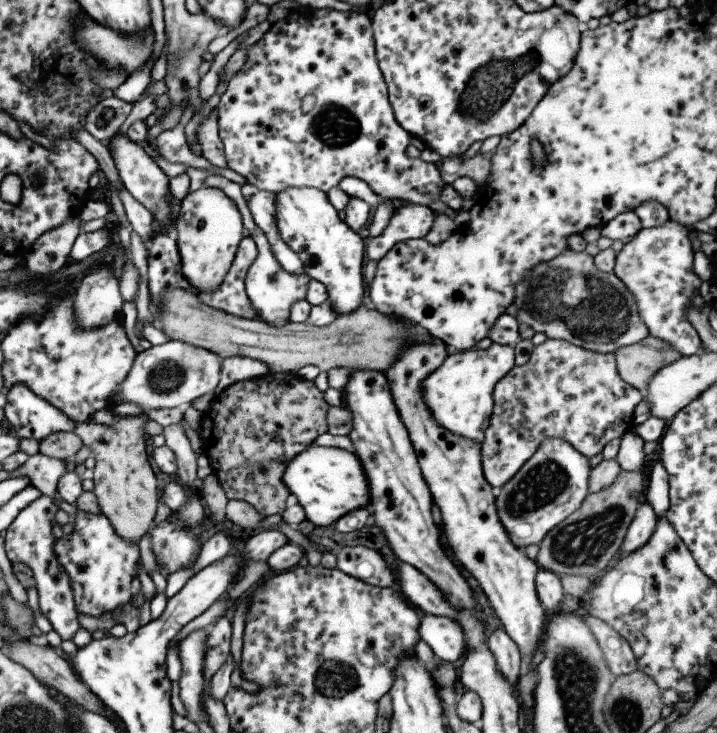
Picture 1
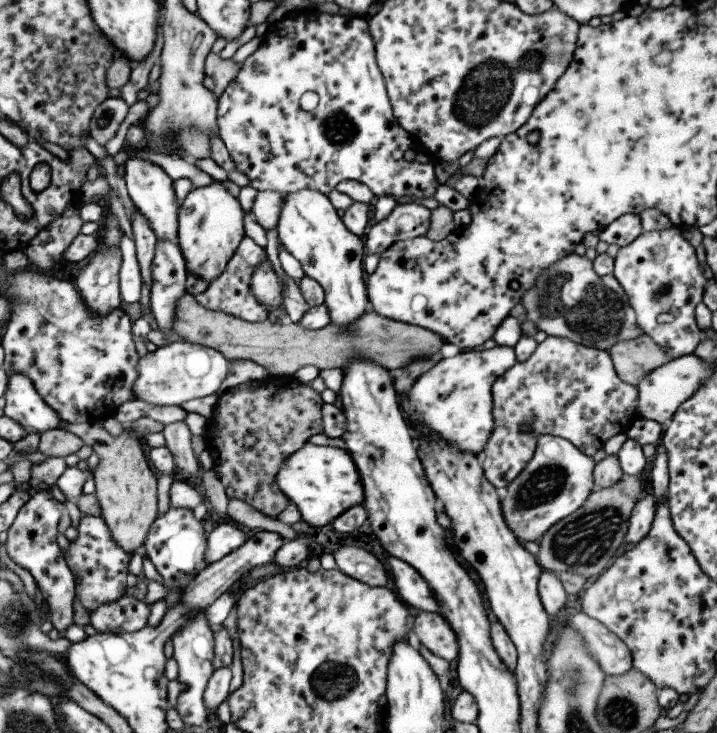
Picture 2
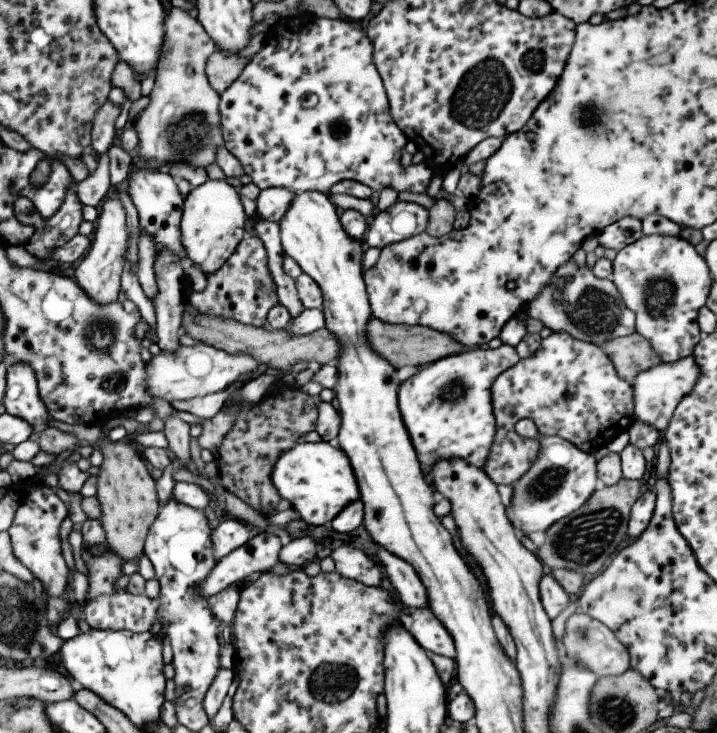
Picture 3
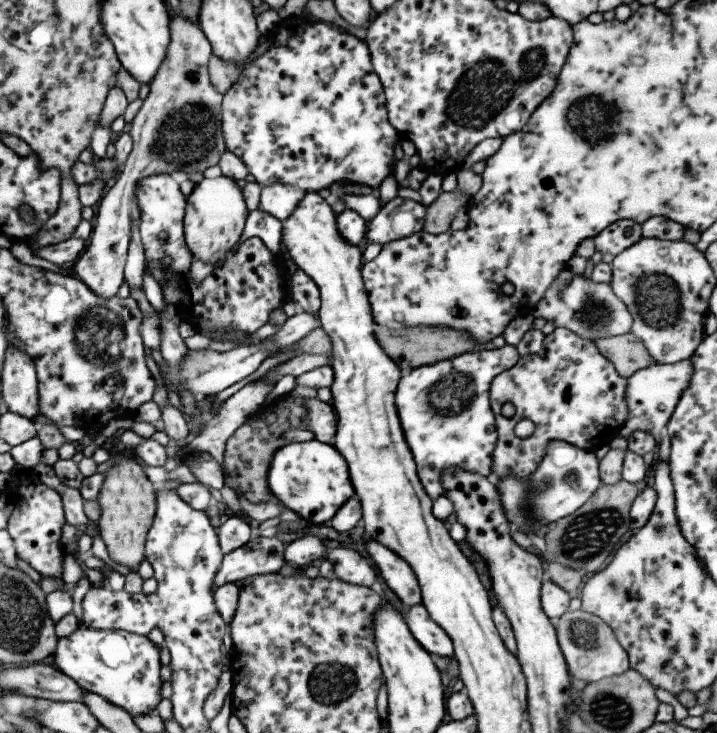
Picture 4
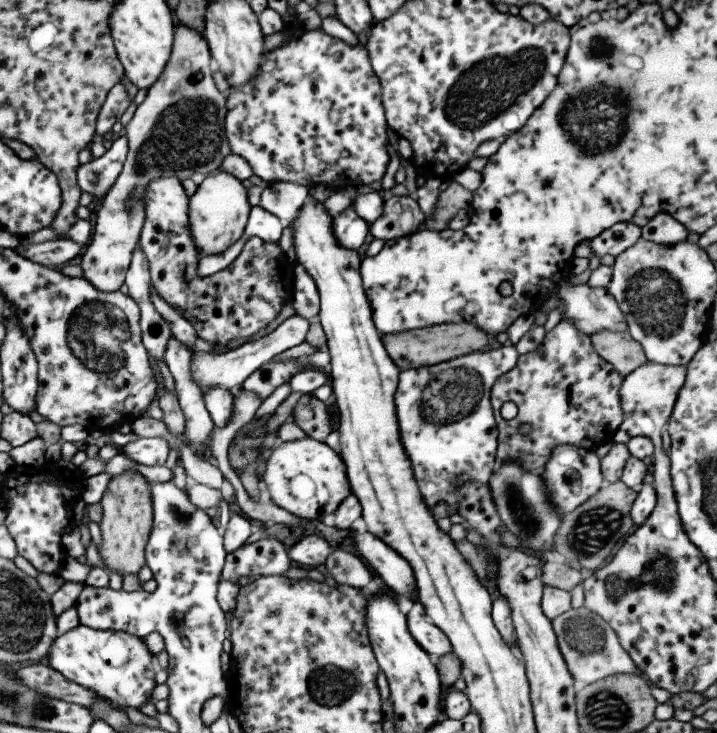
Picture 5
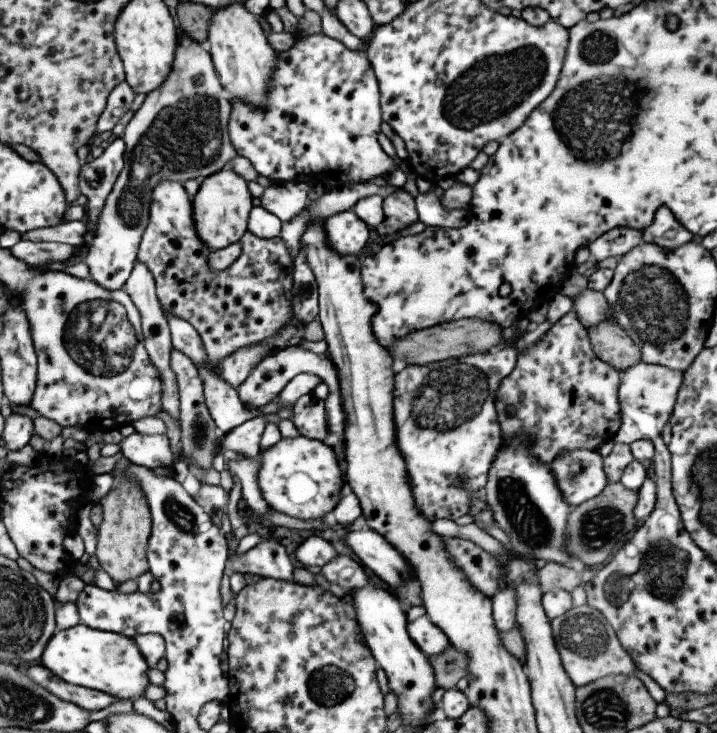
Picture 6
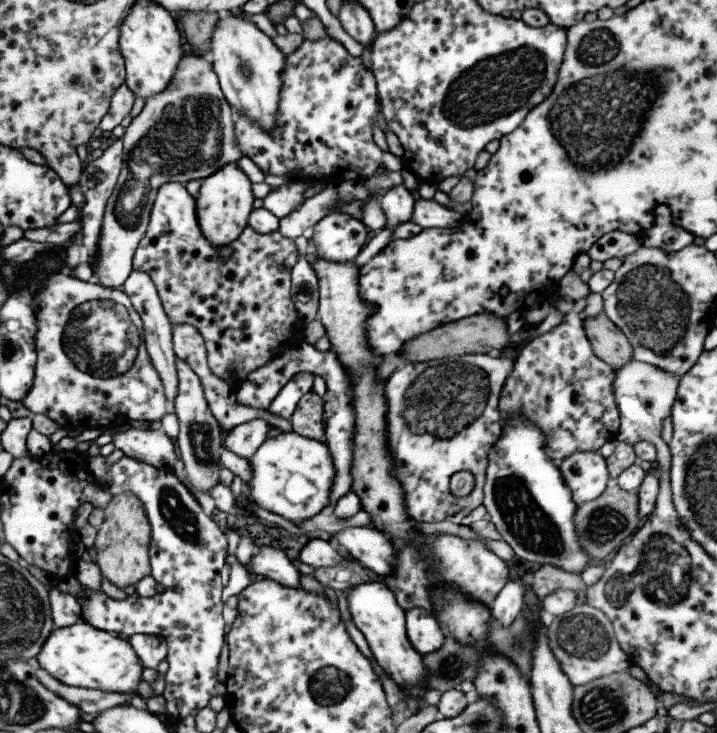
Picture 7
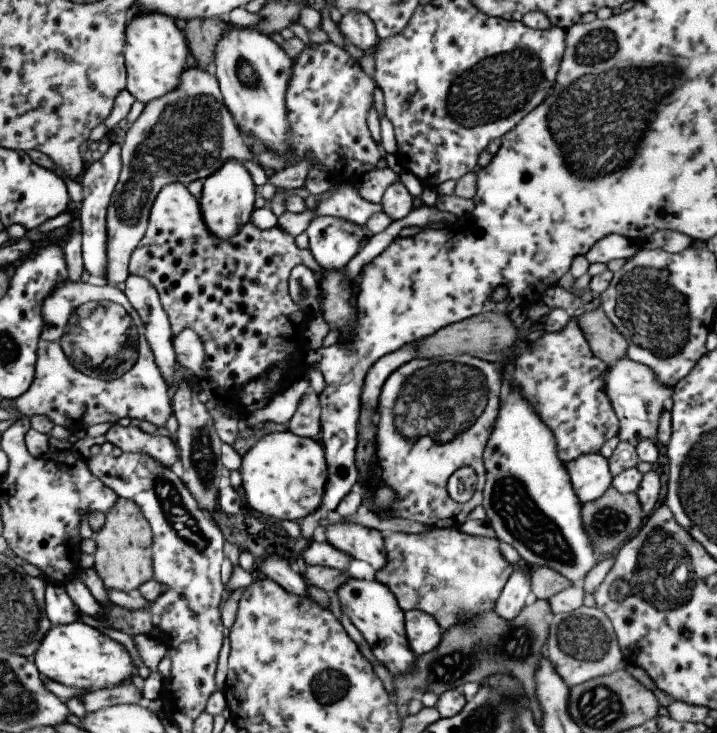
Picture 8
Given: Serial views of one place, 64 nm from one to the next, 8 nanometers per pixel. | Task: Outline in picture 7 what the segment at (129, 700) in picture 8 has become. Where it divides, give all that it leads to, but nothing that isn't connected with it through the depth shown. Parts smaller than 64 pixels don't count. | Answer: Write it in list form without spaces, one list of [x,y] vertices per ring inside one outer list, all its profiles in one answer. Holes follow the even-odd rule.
[[[35,665],[34,677],[49,692],[56,694],[59,698],[75,705],[80,712],[85,714],[98,714],[104,710],[116,707],[129,701],[130,696],[121,693],[110,693],[99,689],[86,689],[83,687],[72,687],[60,683],[56,678],[48,675],[41,667]]]

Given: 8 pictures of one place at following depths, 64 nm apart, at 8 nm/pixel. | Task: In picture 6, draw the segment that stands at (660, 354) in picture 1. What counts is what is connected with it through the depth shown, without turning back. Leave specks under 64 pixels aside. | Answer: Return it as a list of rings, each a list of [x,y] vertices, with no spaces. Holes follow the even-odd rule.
[[[599,323],[587,329],[588,339],[599,360],[605,361],[622,373],[640,360],[639,347],[629,335],[615,323]]]

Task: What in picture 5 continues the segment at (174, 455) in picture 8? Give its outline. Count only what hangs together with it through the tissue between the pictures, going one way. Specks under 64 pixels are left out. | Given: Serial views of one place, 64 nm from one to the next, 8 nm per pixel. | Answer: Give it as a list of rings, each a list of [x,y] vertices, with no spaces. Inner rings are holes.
[[[151,437],[148,439],[139,438],[133,442],[119,448],[135,464],[144,464],[145,466],[161,466],[165,464],[167,458],[167,442],[161,437]]]

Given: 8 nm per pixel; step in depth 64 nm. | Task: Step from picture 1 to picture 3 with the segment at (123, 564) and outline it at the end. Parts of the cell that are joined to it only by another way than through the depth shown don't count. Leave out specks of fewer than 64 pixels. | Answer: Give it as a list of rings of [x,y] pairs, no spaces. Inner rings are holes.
[[[86,518],[80,524],[82,536],[82,548],[87,555],[82,558],[87,568],[87,590],[83,601],[95,598],[99,595],[112,595],[117,592],[115,580],[121,576],[123,560],[116,552],[113,552],[106,544],[106,536],[99,518]],[[92,546],[103,546],[100,554],[92,554],[89,549]]]

